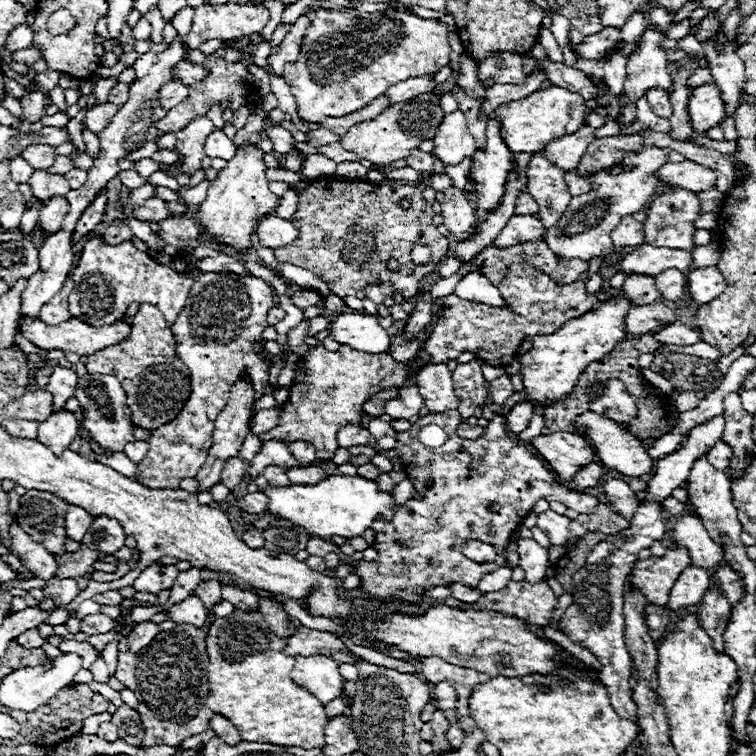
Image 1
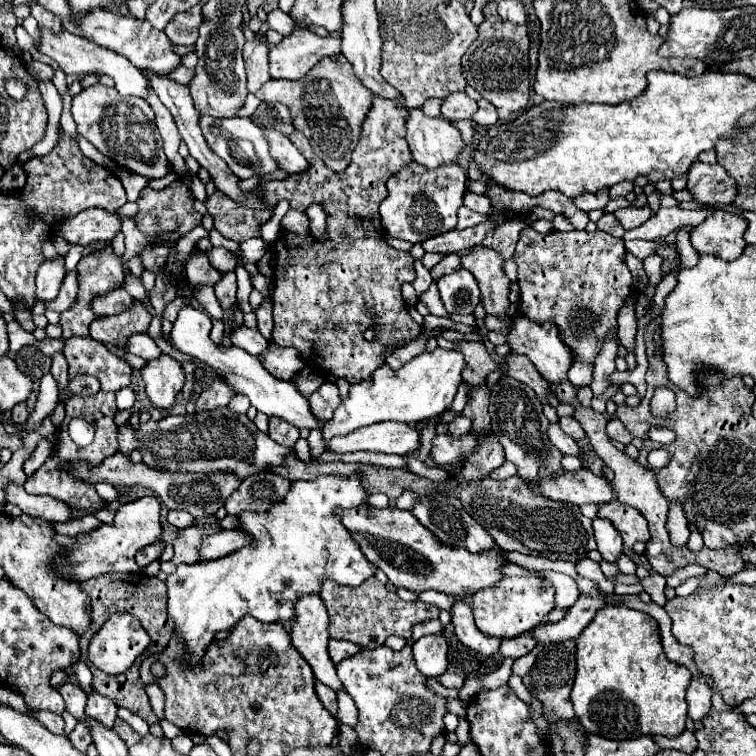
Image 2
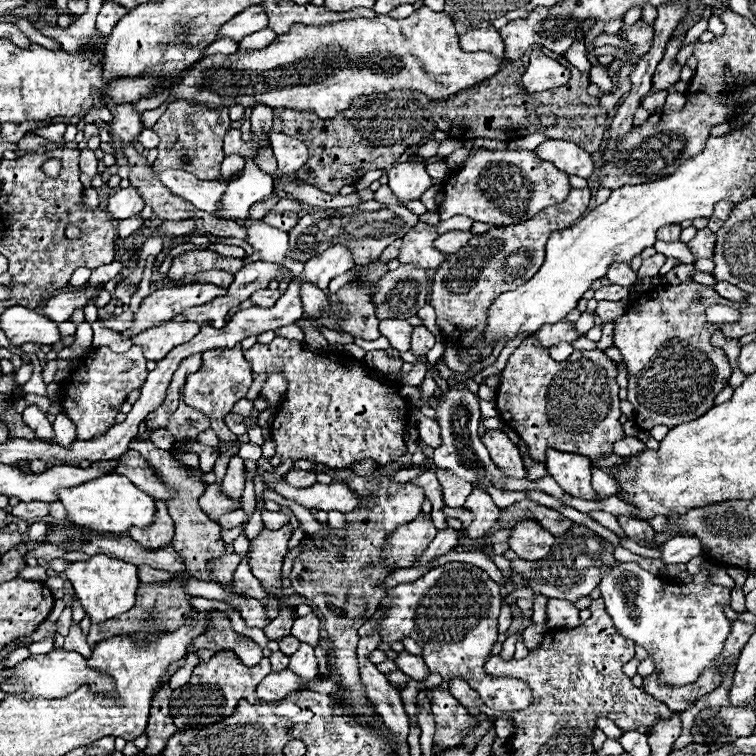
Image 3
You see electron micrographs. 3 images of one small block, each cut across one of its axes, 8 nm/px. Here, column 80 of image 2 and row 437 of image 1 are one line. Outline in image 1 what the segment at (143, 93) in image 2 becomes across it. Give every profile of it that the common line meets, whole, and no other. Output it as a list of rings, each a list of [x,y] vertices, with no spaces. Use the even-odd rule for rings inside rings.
[[[60,410],[60,412],[52,414],[46,422],[40,424],[38,440],[42,444],[48,444],[48,448],[52,448],[52,452],[60,454],[60,452],[64,452],[64,448],[68,448],[68,444],[76,436],[78,436],[78,422],[76,422],[74,414],[68,410]]]

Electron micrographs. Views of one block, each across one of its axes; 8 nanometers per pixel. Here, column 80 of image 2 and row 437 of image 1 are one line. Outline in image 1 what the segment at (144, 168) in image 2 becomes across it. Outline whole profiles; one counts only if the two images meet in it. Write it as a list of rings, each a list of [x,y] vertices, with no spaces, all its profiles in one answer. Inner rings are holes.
[[[86,374],[78,380],[76,398],[84,412],[84,428],[90,432],[92,440],[108,452],[124,452],[128,442],[134,442],[134,422],[132,412],[126,406],[126,392],[122,384],[108,374]]]

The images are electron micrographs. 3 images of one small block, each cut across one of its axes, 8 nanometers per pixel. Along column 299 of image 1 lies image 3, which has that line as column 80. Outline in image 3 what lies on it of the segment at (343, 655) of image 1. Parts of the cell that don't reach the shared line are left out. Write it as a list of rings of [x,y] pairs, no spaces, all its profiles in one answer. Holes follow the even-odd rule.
[[[72,624],[72,626],[70,626],[70,632],[68,632],[68,636],[64,638],[64,646],[62,646],[62,648],[64,648],[64,650],[72,650],[72,652],[80,652],[84,658],[88,658],[88,656],[92,654],[92,648],[88,646],[86,636],[82,634],[82,630],[80,630],[78,624]]]

